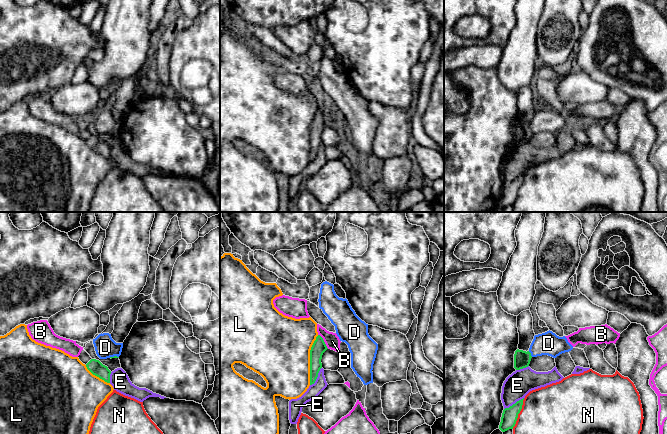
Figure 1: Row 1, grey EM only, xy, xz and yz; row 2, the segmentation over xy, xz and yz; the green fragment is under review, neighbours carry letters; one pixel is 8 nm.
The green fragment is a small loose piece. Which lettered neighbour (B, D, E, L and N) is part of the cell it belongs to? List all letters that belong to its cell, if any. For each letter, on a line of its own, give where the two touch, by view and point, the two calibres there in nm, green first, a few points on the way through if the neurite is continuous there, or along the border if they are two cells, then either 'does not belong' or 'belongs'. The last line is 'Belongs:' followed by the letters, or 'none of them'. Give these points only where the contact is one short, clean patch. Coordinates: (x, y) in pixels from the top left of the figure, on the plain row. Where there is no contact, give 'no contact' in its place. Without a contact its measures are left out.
B: meets green in xz at (323, 117); 110 nm thick on the green side, 120 nm on the other; border along xz (318, 110), (328, 124); does not belong
D: meets green in yz at (530, 130); 130 nm thick on the green side, 190 nm on the other; border along yz (528, 127), (532, 132); does not belong
E: meets green in xz at (317, 152); 110 nm thick on the green side, 100 nm on the other; does not belong
L: meets green in xz at (310, 136); 110 nm thick on the green side, 480 nm on the other; does not belong
N: meets green in yz at (519, 188); 130 nm thick on the green side, 500 nm on the other; does not belong
Belongs: none of them

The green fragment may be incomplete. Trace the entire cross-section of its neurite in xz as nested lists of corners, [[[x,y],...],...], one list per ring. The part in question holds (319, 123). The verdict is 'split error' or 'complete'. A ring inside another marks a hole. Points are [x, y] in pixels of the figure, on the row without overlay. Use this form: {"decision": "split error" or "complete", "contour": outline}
{"decision": "complete", "contour": [[[318,111],[310,126],[310,161],[314,160],[322,144],[322,131],[327,126],[323,114]]]}

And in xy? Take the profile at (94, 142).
{"decision": "complete", "contour": [[[91,135],[86,140],[87,145],[95,152],[104,156],[107,159],[110,159],[110,150],[111,147],[107,142],[103,141],[99,136]]]}

